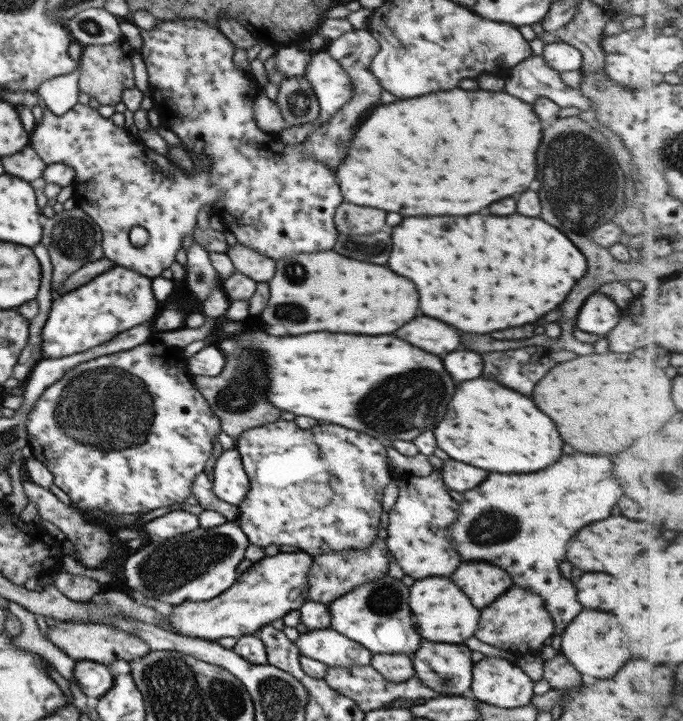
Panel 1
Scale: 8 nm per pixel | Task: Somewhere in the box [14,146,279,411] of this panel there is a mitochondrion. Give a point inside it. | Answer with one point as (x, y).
(73, 238)

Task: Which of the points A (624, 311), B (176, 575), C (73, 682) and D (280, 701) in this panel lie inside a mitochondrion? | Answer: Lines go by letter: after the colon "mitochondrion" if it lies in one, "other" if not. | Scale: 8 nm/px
A: other
B: mitochondrion
C: other
D: mitochondrion

